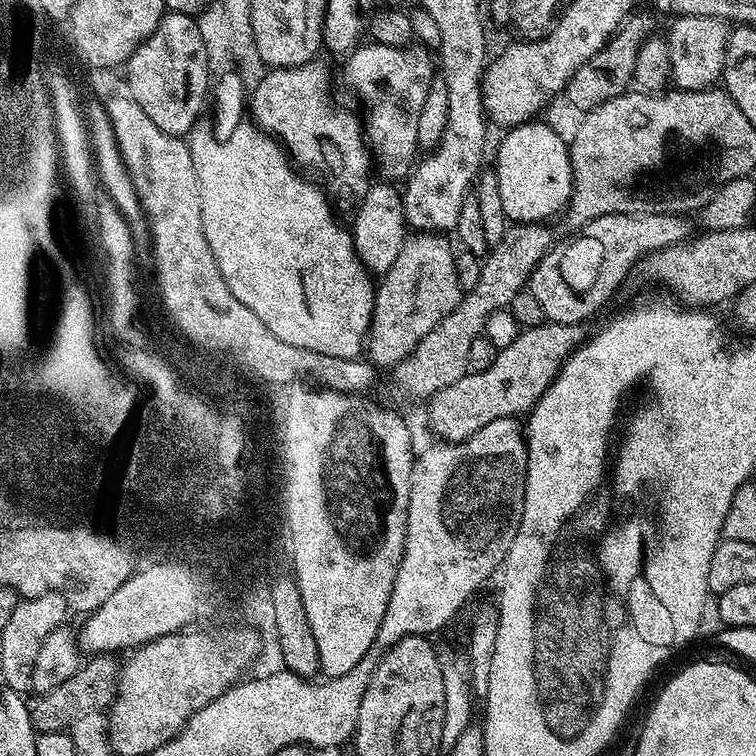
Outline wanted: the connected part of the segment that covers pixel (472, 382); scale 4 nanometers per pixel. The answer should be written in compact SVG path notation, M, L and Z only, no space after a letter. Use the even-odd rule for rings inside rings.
M551 322L520 330L510 346L497 351L494 362L490 362L486 370L469 370L454 385L446 386L431 396L426 404L429 426L440 435L437 437L441 441L457 444L478 434L482 426L498 422L498 418L523 417L531 412L544 391L552 385L568 357L584 343L584 330L584 324Z

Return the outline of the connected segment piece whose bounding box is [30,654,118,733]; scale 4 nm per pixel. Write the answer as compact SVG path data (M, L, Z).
M96 654L89 662L81 663L80 668L62 686L58 686L49 692L39 693L36 701L31 701L30 711L32 713L32 725L37 733L42 732L63 732L71 729L82 714L91 712L104 712L115 701L116 682L118 679L118 660L112 654Z

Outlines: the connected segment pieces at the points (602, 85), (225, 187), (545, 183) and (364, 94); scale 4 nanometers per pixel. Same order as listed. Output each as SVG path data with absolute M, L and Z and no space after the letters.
M637 10L625 18L619 30L609 38L590 62L586 62L574 75L568 79L566 97L579 110L591 110L615 96L621 96L629 91L633 83L634 62L638 62L638 50L645 40L657 31L657 17L651 11Z
M198 122L186 143L198 174L202 230L230 294L262 318L264 331L274 334L275 340L330 354L330 358L357 359L365 351L377 285L355 250L351 231L336 221L337 213L325 189L319 183L311 184L307 175L297 171L283 147L255 126L241 126L228 140L220 140L211 123Z
M517 124L503 133L496 148L494 170L498 174L498 190L502 193L502 210L509 221L518 224L535 224L551 221L551 216L559 217L567 209L572 196L572 167L568 157L568 144L548 124Z
M364 42L347 53L345 59L348 61L344 64L344 84L352 88L353 94L368 107L368 113L363 113L362 116L368 147L379 175L381 172L384 175L381 177L388 182L403 181L418 160L418 117L422 115L422 106L426 102L426 90L430 90L434 79L434 56L426 49L416 47L395 48L375 42Z

